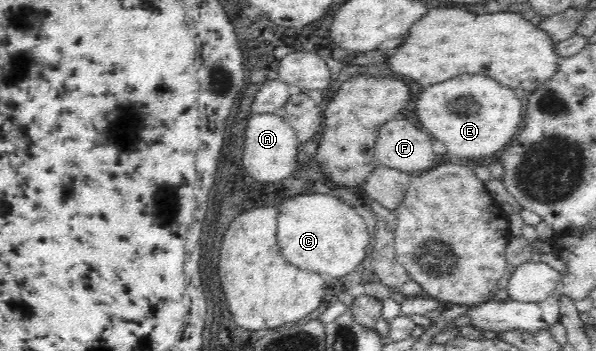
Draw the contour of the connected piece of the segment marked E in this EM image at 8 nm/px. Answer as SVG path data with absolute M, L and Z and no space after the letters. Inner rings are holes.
M463 74L430 85L416 101L416 115L422 129L448 147L450 155L466 159L493 159L494 153L505 149L524 124L525 106L507 86L484 74ZM466 109L466 111L464 111ZM488 157L488 159L486 159Z

